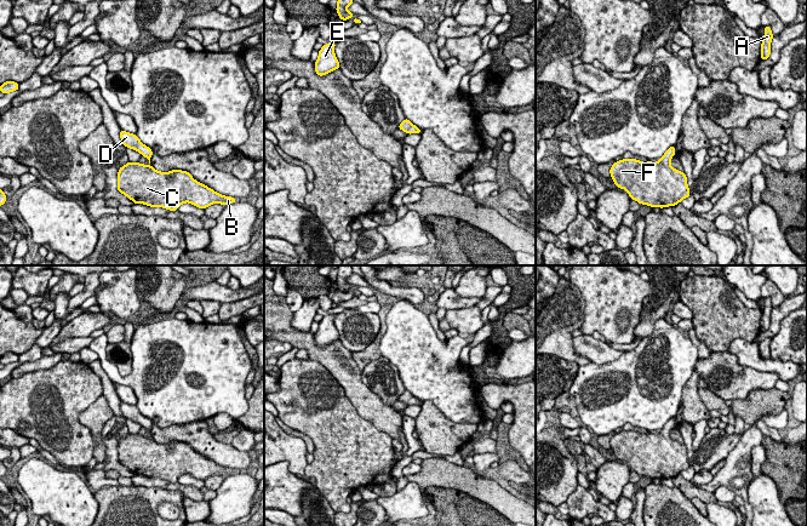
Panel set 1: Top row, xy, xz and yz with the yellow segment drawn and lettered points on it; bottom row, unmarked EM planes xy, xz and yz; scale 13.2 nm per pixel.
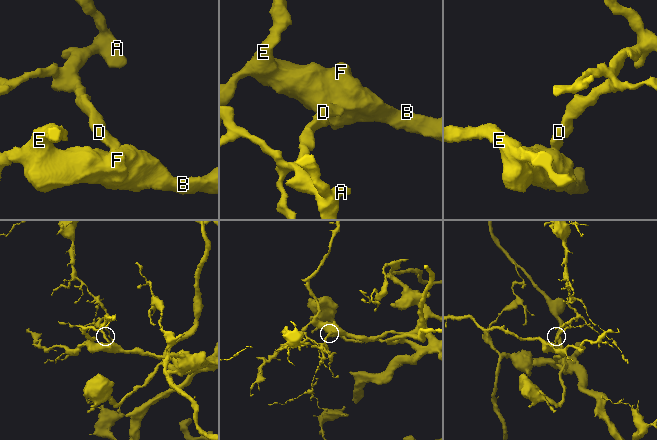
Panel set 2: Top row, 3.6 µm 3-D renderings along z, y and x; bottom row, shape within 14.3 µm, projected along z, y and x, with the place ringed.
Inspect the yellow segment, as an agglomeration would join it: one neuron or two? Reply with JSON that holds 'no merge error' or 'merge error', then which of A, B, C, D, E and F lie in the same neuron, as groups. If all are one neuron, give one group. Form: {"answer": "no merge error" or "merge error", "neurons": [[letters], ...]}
{"answer": "no merge error", "neurons": [["A", "B", "C", "D", "E", "F"]]}

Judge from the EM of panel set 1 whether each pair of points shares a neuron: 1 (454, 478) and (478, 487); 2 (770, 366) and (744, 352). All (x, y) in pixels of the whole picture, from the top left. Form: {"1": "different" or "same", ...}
{"1": "same", "2": "same"}

